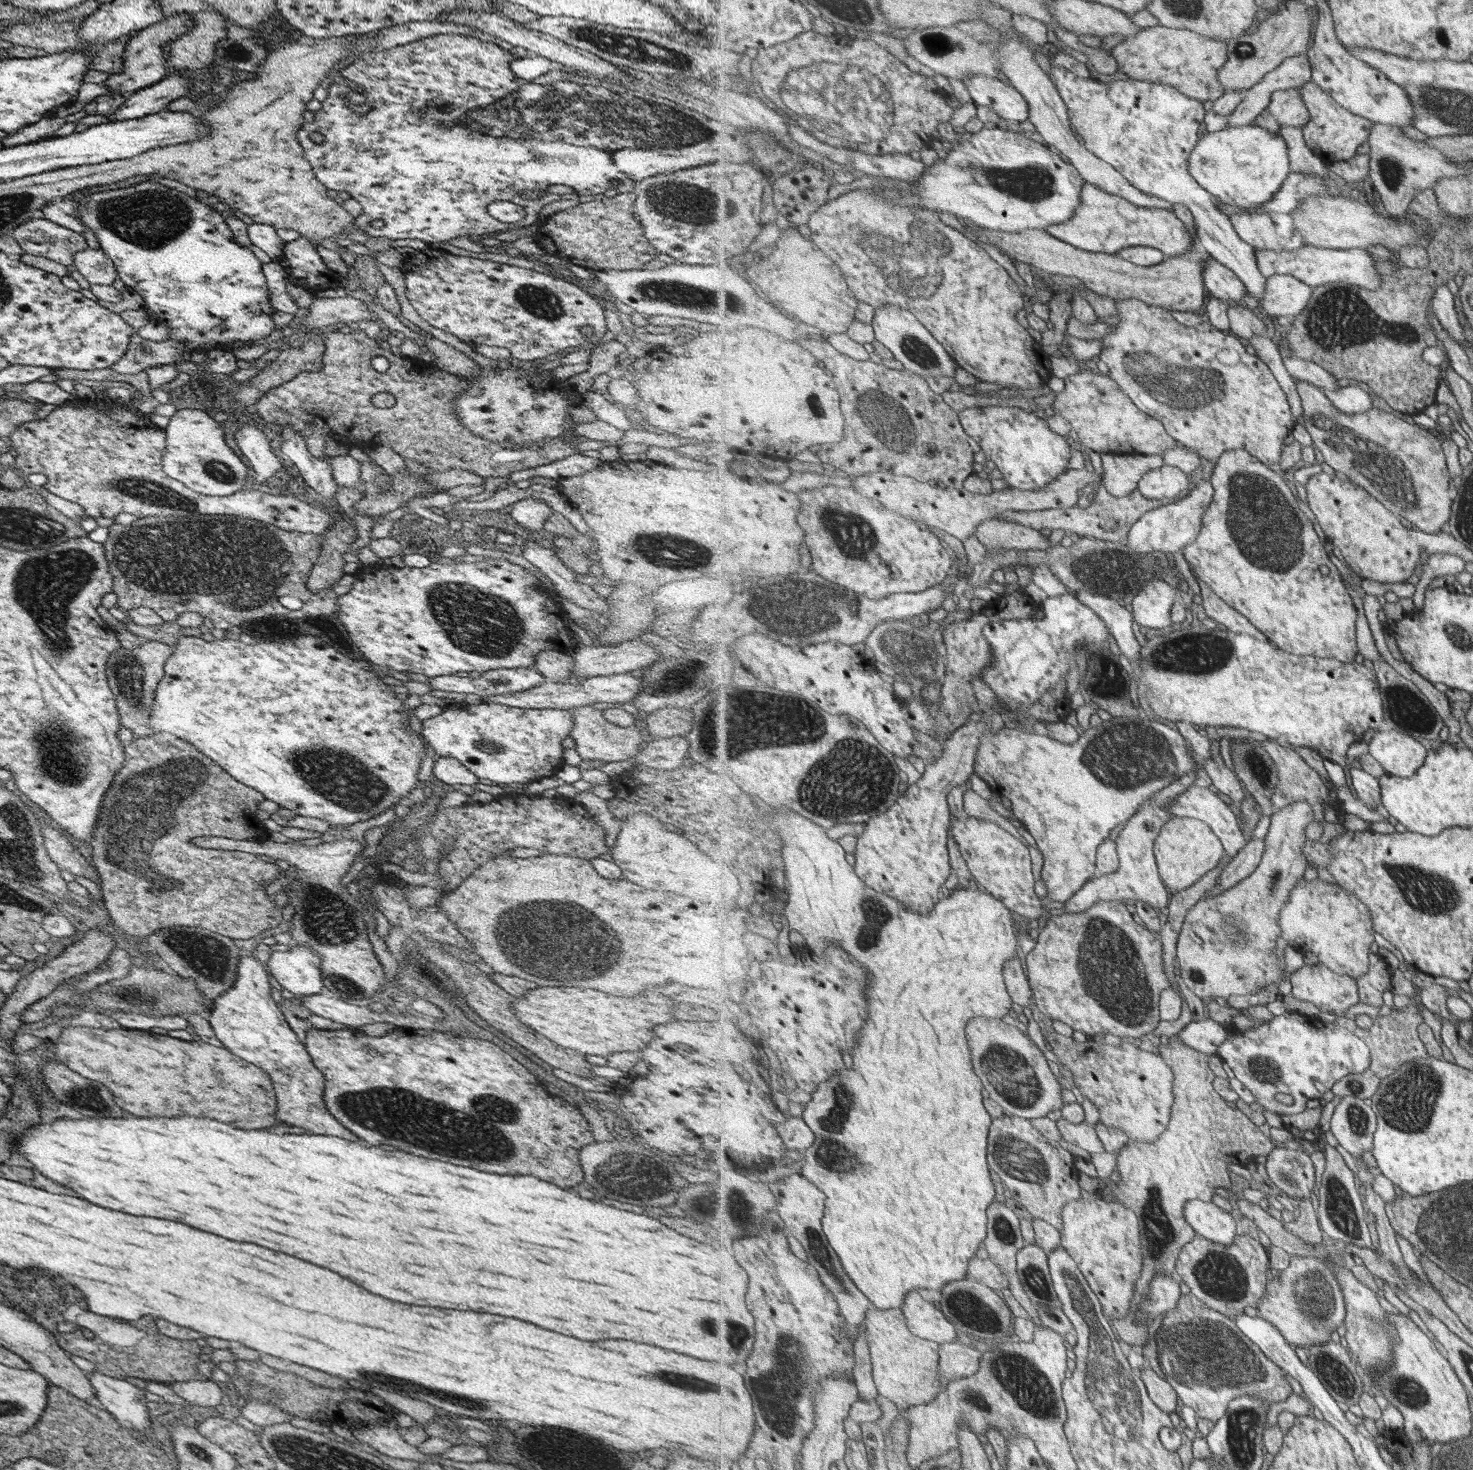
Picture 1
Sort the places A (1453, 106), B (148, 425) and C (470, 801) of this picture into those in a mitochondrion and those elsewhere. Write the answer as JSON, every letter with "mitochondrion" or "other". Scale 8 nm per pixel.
{"A":"mitochondrion","B":"other","C":"other"}

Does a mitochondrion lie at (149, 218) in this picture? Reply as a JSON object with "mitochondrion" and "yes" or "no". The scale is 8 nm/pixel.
{"mitochondrion":"yes"}

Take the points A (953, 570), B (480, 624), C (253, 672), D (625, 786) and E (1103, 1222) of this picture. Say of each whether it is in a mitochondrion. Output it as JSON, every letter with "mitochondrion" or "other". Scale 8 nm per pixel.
{"A":"other","B":"mitochondrion","C":"other","D":"other","E":"other"}

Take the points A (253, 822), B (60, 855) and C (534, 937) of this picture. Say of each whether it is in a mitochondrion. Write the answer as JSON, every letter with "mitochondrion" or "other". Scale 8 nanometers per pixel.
{"A":"other","B":"other","C":"mitochondrion"}

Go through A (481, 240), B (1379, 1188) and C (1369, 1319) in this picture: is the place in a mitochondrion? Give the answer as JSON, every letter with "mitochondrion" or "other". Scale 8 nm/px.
{"A":"other","B":"other","C":"mitochondrion"}

